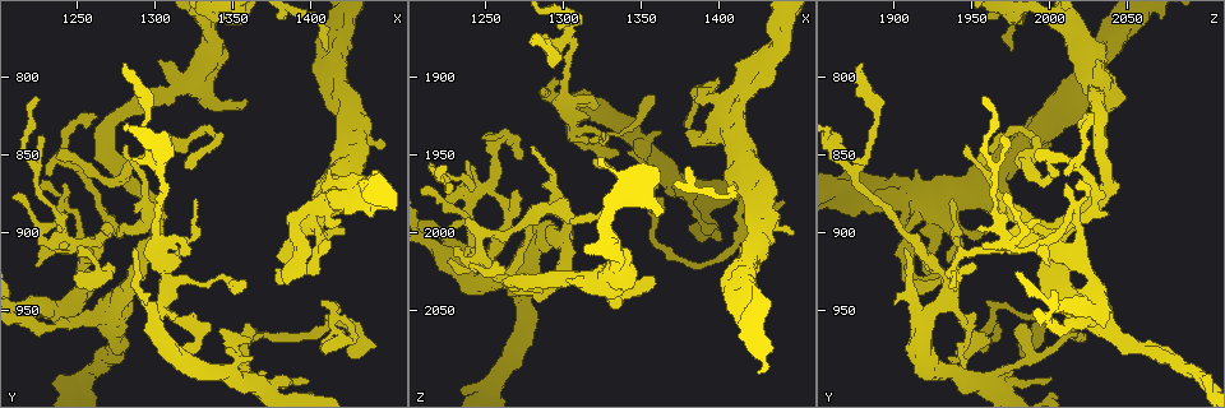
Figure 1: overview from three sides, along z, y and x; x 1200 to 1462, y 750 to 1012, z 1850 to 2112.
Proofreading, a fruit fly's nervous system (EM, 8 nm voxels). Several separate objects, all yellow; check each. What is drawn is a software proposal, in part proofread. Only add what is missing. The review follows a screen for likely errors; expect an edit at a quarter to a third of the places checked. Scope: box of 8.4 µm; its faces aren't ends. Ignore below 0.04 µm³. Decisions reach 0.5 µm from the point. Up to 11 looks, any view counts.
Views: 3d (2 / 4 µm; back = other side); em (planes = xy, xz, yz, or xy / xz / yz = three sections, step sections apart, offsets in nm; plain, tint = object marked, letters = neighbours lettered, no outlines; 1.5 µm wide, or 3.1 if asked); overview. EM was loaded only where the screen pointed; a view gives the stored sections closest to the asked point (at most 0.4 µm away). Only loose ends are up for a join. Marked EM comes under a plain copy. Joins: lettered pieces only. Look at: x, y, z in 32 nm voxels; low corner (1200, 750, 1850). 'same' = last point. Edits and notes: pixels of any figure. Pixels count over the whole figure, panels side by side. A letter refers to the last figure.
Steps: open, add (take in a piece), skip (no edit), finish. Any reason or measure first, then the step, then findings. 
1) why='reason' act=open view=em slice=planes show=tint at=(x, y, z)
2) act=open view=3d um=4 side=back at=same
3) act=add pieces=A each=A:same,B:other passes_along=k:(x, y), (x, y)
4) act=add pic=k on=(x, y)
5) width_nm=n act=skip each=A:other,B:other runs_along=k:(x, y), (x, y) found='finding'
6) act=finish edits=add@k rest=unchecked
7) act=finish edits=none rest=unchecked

why='tapers out' act=open view=3d um=4 at=(1282, 844, 1948)

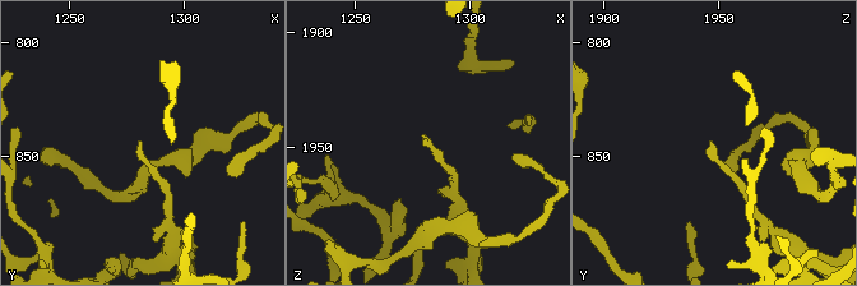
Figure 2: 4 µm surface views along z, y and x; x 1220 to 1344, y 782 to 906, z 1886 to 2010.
act=open view=em slice=planes show=letters at=(1281, 844, 1947)

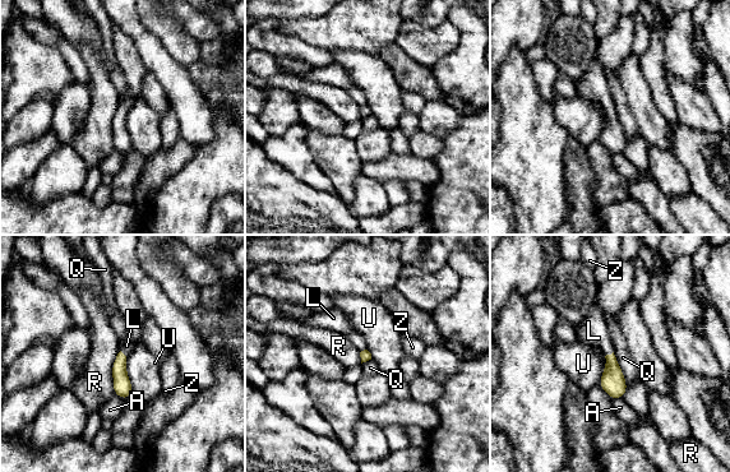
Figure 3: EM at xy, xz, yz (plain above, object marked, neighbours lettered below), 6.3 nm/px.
width_nm=70 act=add pieces=L each=A:other,L:same,Q:other,R:other,U:other,Z:other passes_along=3:(613, 382), (609, 355), (594, 331) found='it goes on there'

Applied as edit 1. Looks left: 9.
act=open view=overview

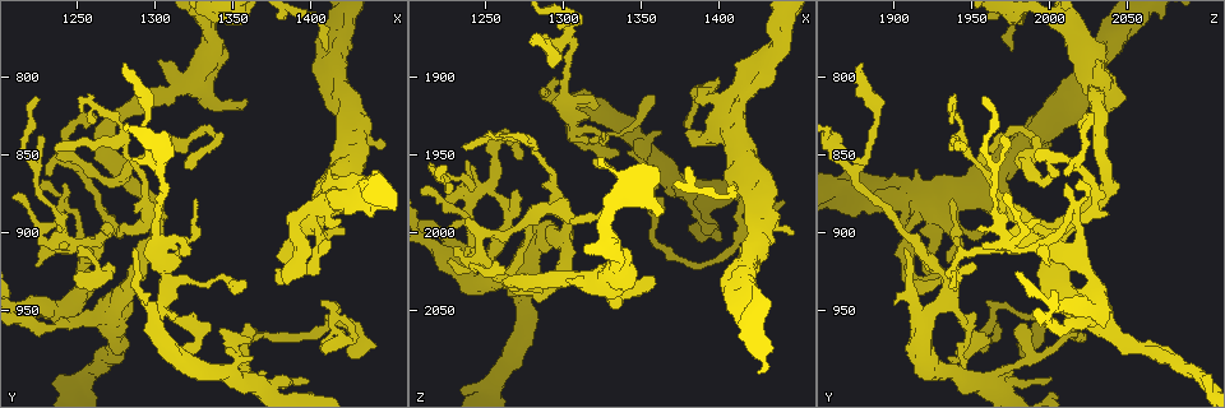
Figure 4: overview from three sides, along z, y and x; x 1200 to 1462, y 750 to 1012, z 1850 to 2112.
why='branch stops here' act=open view=em slice=planes show=letters at=(1262, 826, 2022)

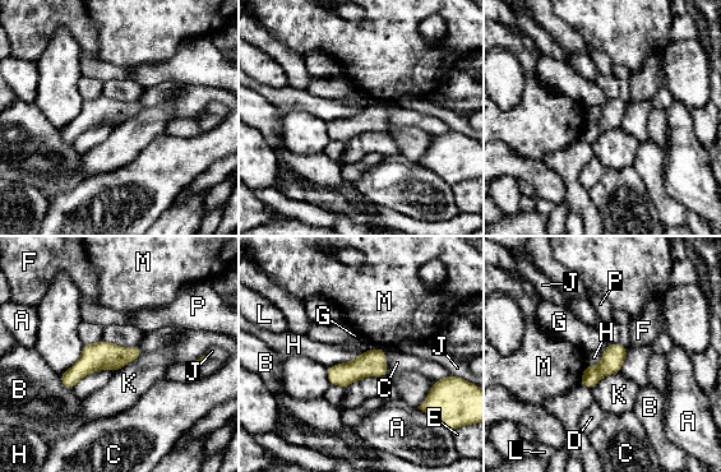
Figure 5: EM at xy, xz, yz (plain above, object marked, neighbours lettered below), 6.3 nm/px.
act=skip each=A:other,B:other,C:other,D:other,E:other,F:other,G:other,H:other,J:other,K:other,L:other,M:other,P:other runs_along=5:(137, 350), (95, 356), (72, 382) found='no lettered piece goes on from it'

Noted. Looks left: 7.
why='an open end' act=open view=3d um=4 at=(1282, 790, 1880)

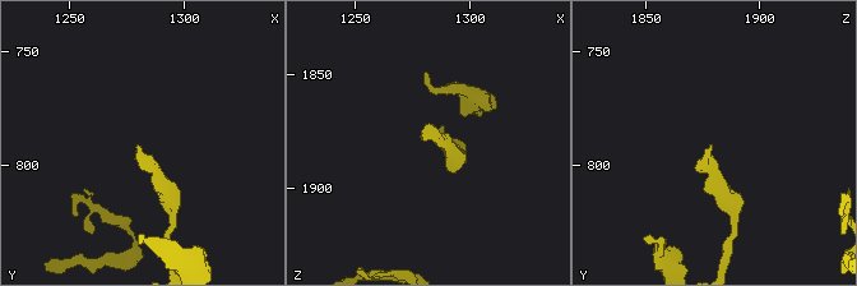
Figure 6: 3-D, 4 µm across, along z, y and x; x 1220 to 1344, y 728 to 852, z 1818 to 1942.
act=open view=em slice=xz step=4 show=letters at=(1280, 791, 1879)

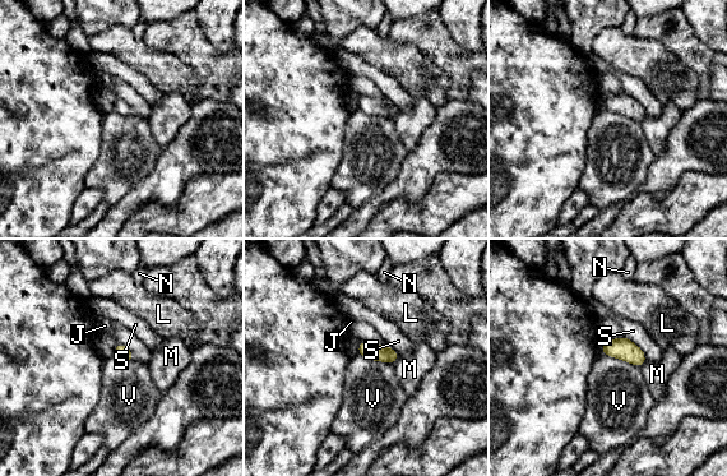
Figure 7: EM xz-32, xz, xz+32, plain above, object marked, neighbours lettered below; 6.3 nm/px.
why='cut it another way' act=open view=em slice=planes show=letters at=same

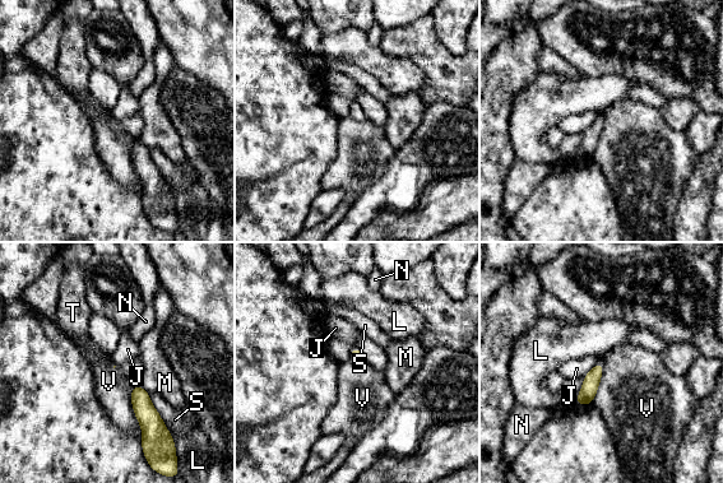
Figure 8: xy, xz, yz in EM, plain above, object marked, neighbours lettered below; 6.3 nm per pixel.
longest_contact=V:280nm act=skip each=J:other,L:other,M:other,N:other,S:other,T:other,V:other runs_along=8:(599, 366), (587, 394), (579, 402) found='none of them fits'

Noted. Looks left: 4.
why='thick end' act=open view=3d um=2 at=(1448, 840, 1998)

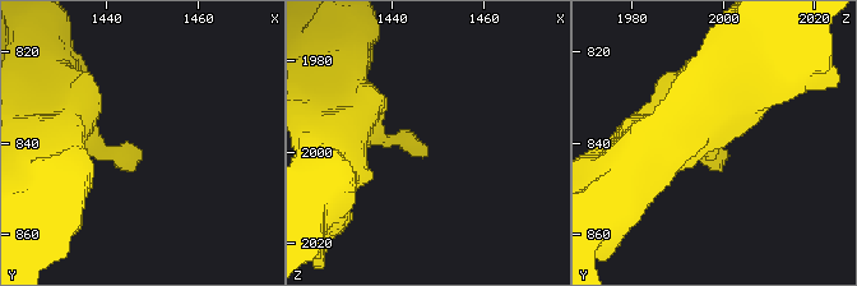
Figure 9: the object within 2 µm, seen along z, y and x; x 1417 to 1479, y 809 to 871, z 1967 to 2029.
act=open view=em slice=planes show=tint at=(1448, 842, 1999)

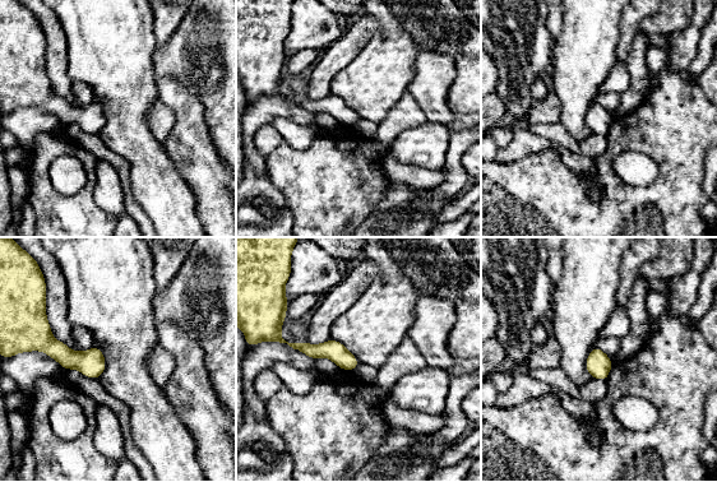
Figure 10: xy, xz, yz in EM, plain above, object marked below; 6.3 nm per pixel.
act=open view=em slice=planes show=letters at=same

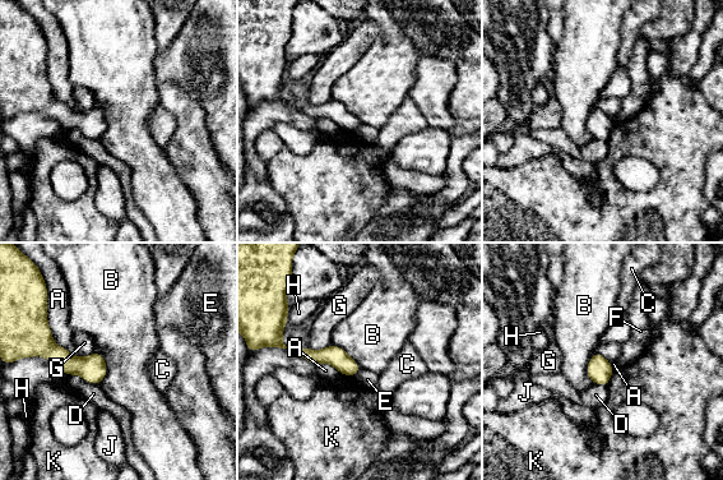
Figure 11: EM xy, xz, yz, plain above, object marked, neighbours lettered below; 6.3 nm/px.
act=skip each=A:other,B:other,C:other,D:other,E:other,F:other,G:other,H:other,J:other,K:other runs_along=11:(46, 333), (70, 365), (97, 381) found='none of them fits'

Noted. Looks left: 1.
act=finish edits=add@3 rest=unchecked

